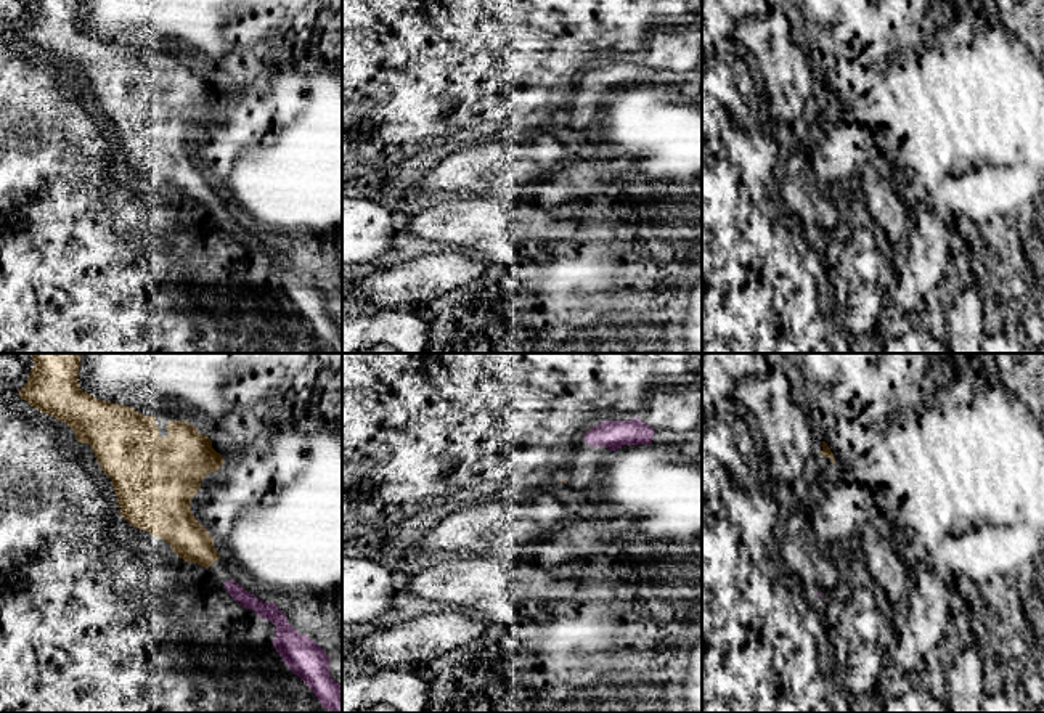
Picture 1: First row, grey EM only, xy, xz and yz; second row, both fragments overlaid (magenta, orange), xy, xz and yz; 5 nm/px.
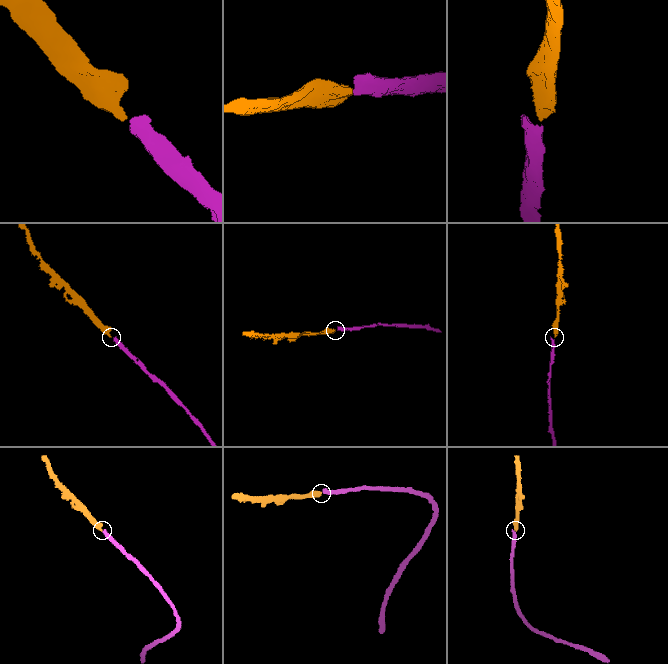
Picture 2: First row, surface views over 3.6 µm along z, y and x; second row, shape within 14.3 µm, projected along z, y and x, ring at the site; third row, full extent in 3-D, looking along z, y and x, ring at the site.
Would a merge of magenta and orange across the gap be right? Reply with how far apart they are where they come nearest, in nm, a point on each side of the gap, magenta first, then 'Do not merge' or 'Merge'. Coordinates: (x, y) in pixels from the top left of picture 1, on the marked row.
Distance 110 nm. Across: xy (227, 580), (211, 564). Merge

